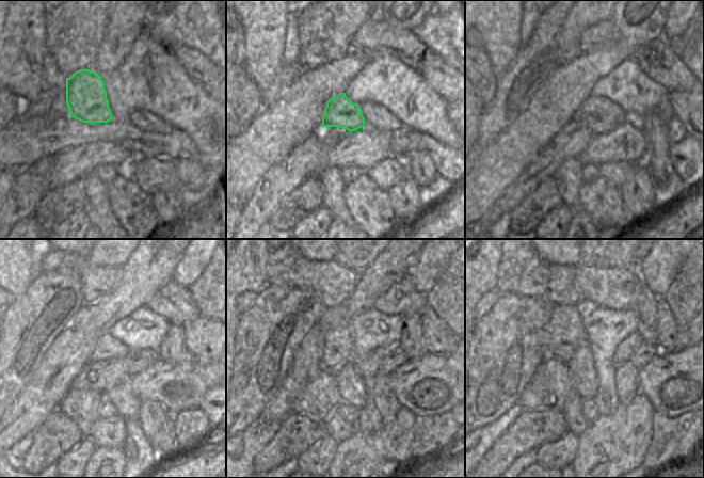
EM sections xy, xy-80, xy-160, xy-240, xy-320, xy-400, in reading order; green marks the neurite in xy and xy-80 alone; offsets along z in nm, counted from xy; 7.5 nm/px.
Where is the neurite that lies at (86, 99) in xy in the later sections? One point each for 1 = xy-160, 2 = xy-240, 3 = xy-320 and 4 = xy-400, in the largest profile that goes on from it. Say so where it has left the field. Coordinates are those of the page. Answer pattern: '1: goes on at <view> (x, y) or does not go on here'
1: goes on at xy-160 (598, 124)
2: goes on at xy-240 (137, 361)
3: goes on at xy-320 (394, 356)
4: goes on at xy-400 (645, 352)

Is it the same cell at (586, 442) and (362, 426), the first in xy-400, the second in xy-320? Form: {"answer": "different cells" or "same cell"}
{"answer": "different cells"}

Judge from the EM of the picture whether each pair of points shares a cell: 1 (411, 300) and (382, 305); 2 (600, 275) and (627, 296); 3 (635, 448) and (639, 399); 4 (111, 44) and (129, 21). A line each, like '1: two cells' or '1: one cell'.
1: one cell
2: one cell
3: one cell
4: one cell

